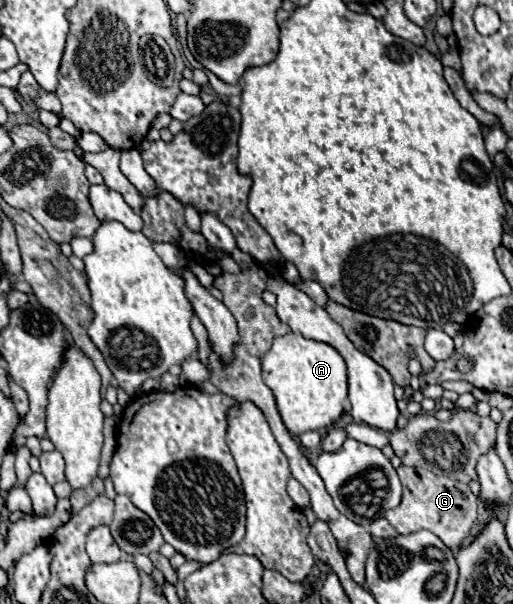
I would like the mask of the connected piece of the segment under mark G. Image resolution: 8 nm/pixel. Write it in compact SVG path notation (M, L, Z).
M400 465L396 471L402 481L404 495L402 495L402 503L396 509L384 513L386 519L392 523L392 527L402 535L428 529L434 535L438 535L446 547L450 547L452 551L458 549L464 543L464 539L470 535L470 529L476 521L478 499L474 497L470 487L466 483L452 481L450 477L438 477L432 471L420 467Z

